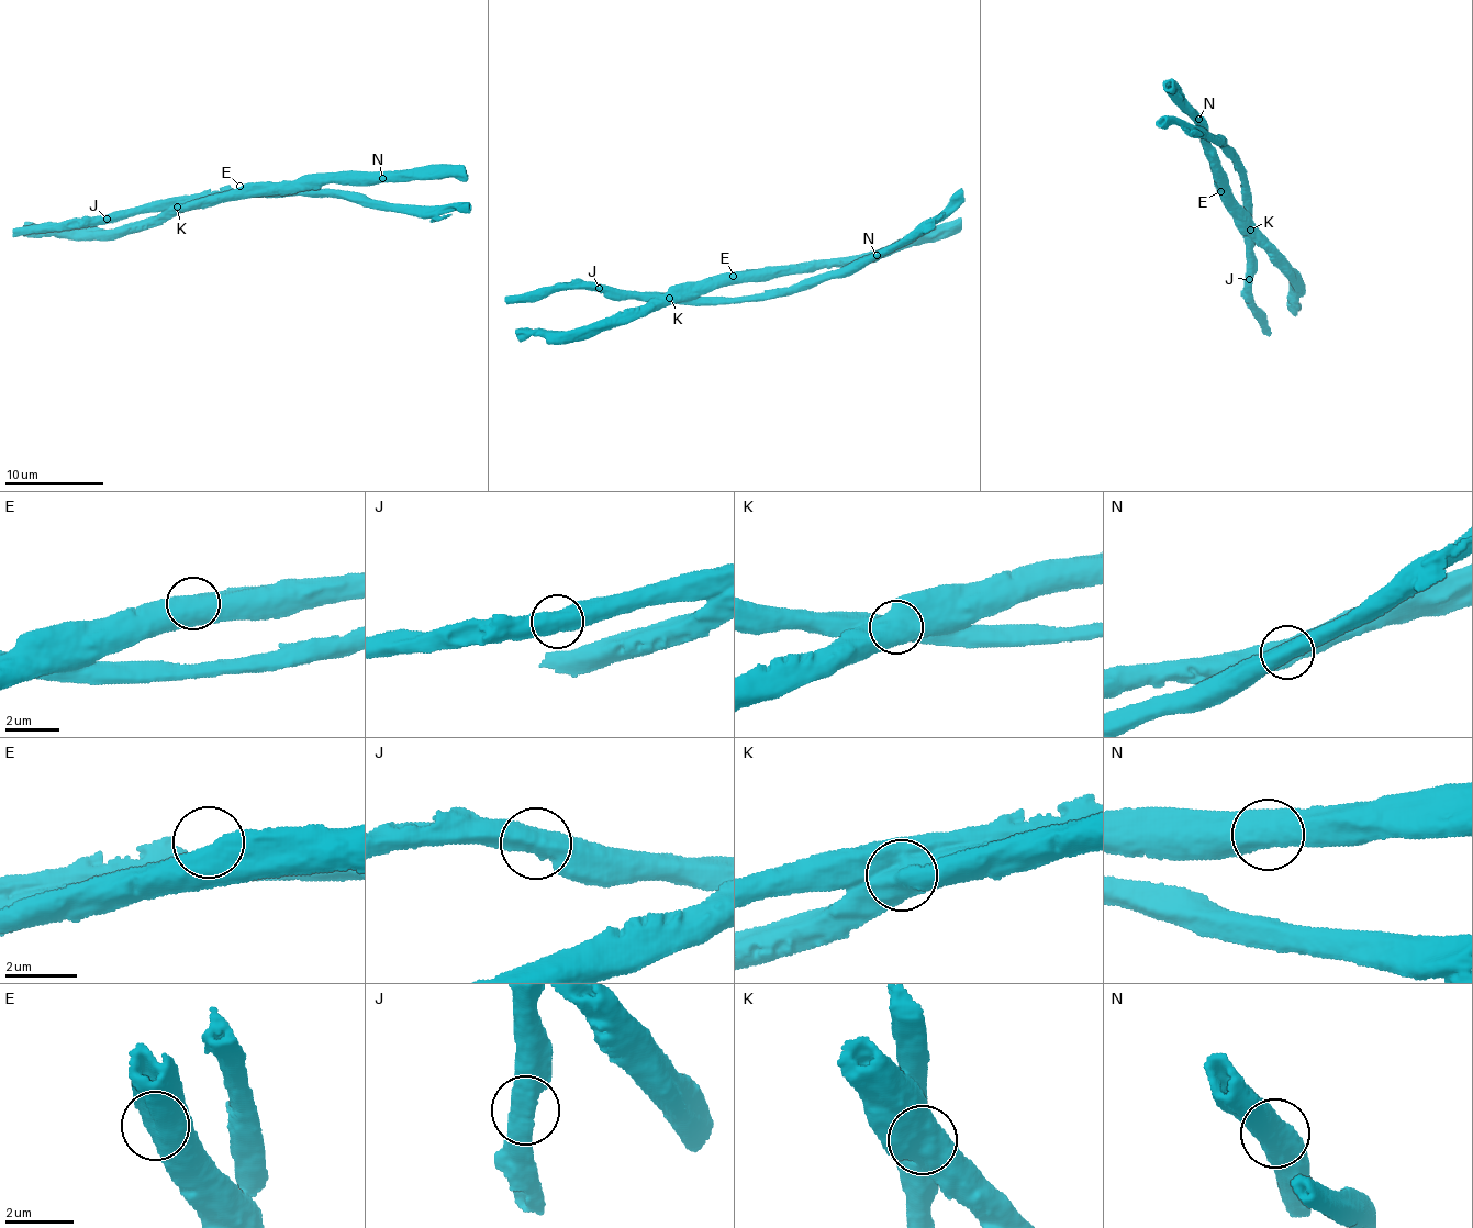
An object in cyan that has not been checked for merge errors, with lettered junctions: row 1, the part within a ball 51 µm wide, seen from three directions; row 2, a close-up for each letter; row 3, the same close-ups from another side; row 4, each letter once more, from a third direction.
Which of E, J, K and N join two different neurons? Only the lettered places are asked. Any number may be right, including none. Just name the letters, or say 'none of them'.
K

